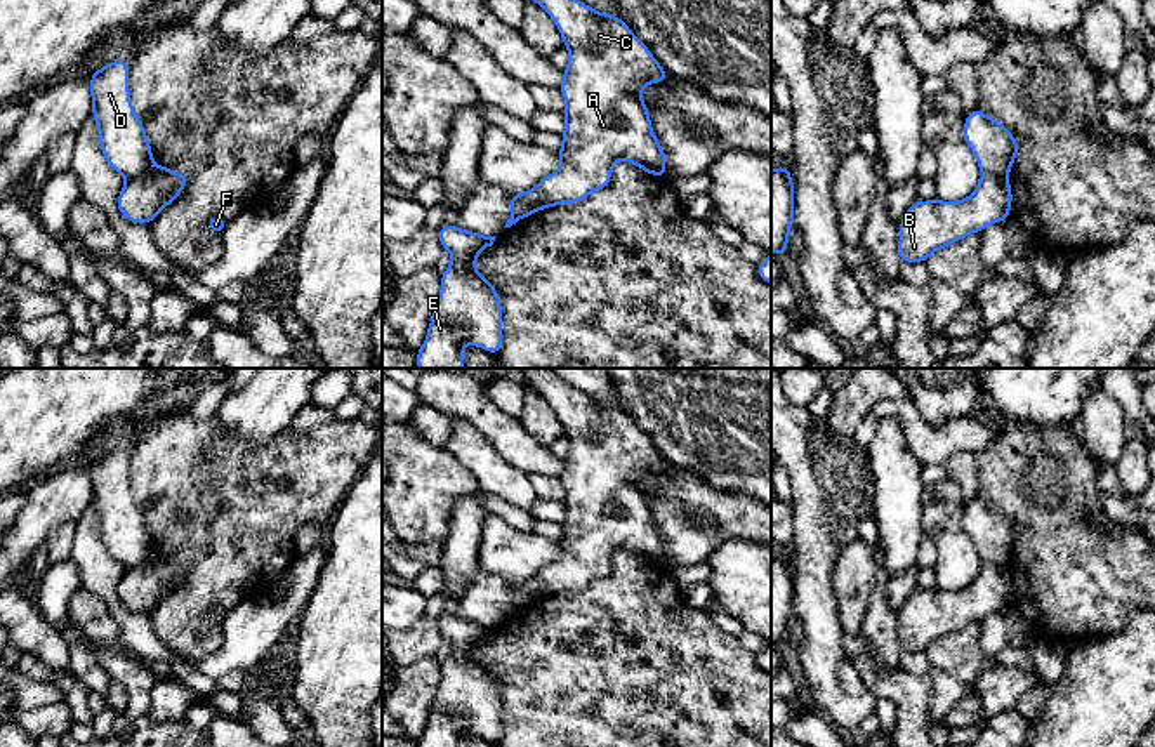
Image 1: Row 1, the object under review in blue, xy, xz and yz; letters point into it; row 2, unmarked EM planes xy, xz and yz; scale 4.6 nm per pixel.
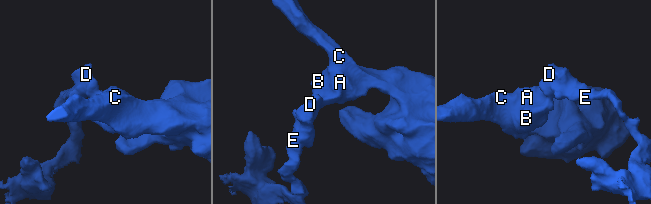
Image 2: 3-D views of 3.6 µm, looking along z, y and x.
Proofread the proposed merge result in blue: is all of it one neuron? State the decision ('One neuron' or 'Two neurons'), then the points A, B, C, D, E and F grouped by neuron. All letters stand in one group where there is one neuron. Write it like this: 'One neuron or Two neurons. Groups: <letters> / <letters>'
Two neurons. Groups: A B C F / D E

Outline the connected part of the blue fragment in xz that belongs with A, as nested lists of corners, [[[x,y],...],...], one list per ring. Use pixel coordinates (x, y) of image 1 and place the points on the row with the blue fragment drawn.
[[[533,0],[556,23],[564,47],[570,50],[563,83],[559,87],[564,108],[563,146],[558,151],[561,169],[545,175],[528,189],[526,200],[535,210],[561,203],[577,203],[592,191],[601,191],[611,181],[613,165],[627,160],[644,172],[665,179],[665,153],[651,129],[650,109],[641,90],[669,75],[650,49],[617,16],[597,12],[580,0]]]

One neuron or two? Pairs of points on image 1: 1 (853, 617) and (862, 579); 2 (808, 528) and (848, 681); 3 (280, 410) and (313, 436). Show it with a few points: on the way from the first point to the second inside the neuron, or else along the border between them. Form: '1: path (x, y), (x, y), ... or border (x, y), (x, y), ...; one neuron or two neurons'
1: path (853, 608), (860, 596), (860, 588); one neuron
2: border (843, 662), (839, 683), (853, 694), (865, 690); two neurons
3: border (308, 402), (287, 426), (259, 445); two neurons

